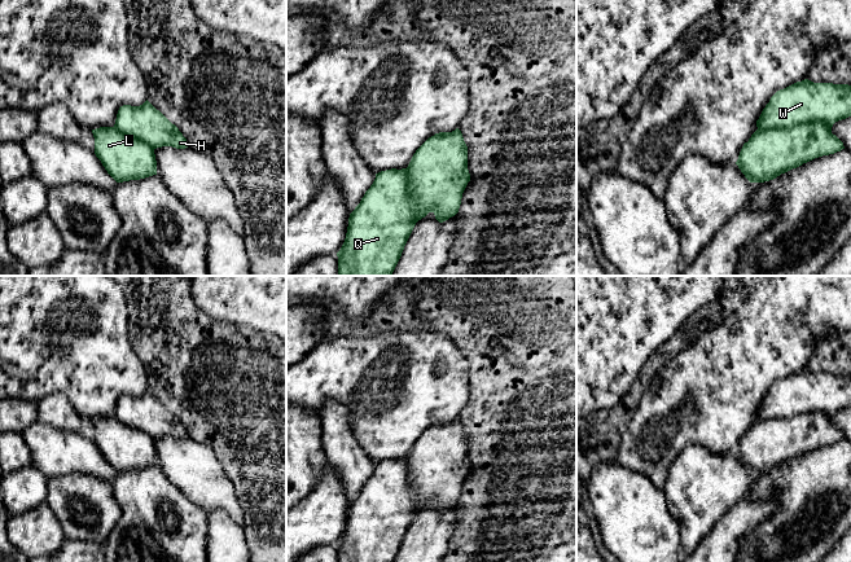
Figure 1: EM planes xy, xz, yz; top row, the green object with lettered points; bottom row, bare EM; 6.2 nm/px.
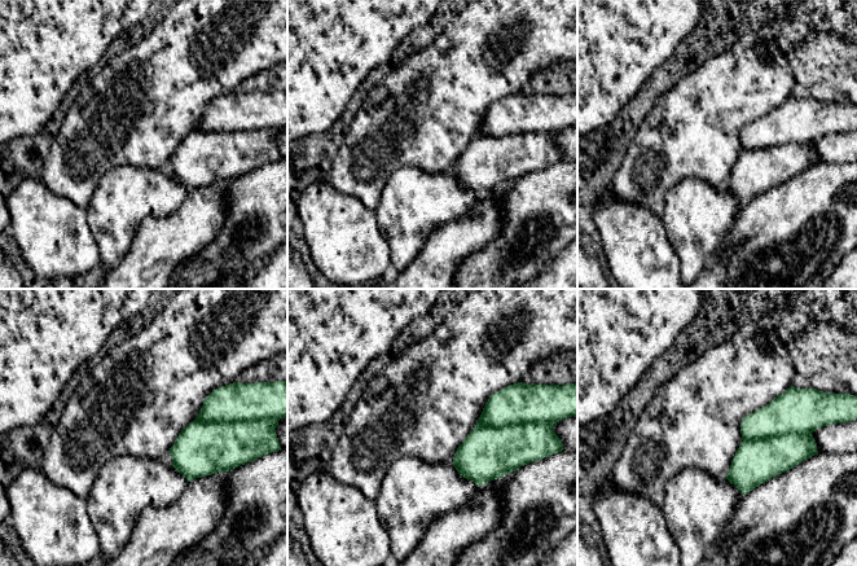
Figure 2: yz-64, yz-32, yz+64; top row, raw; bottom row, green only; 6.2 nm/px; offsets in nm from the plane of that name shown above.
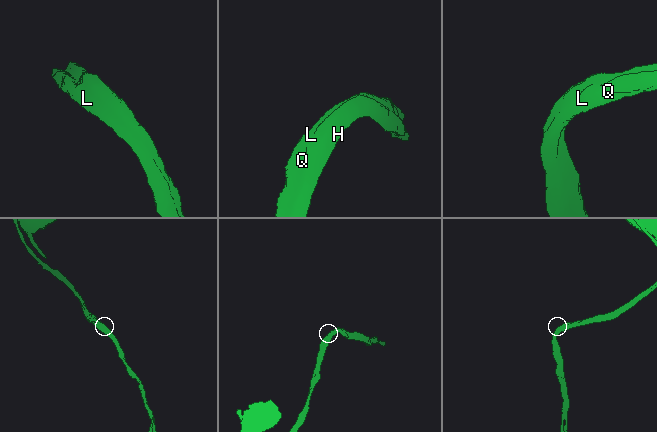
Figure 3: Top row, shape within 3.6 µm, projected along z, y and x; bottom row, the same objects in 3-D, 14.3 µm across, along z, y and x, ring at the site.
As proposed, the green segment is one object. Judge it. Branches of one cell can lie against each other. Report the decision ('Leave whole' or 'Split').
Split

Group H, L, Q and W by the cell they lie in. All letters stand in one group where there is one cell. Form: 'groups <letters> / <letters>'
groups H W / L Q

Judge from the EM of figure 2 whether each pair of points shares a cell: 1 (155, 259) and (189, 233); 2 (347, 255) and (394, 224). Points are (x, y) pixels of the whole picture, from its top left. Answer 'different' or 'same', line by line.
1: same
2: different

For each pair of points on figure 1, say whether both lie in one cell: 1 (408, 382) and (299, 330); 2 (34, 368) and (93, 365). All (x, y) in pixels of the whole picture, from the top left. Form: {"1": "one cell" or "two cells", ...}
{"1": "two cells", "2": "one cell"}

